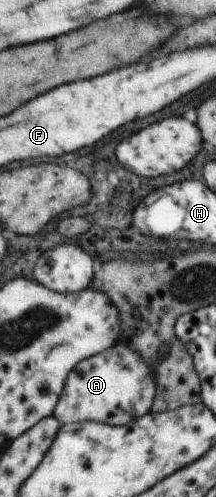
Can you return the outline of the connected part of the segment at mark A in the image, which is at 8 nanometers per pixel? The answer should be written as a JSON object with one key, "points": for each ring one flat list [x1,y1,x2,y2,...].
{"points":[[125,341,120,342,117,346,97,354,97,356,88,358,86,361,79,362,75,370,67,378,67,384,61,394,61,400,55,409,55,416,62,425,73,424,76,422,95,421,113,426,127,426,136,418,143,418,153,411,155,399,159,394,159,386,155,380,155,371,150,370,150,365,143,357,141,352,131,350]]}

